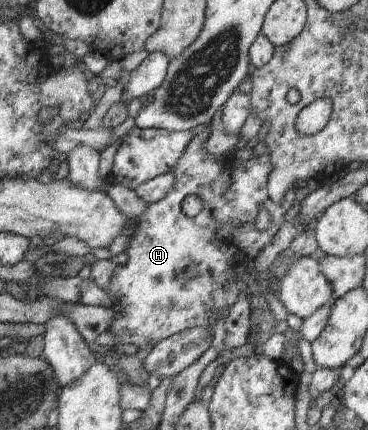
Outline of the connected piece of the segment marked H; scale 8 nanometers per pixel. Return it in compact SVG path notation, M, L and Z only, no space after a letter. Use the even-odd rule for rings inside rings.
M210 124L209 125L202 125L202 128L198 130L198 134L194 134L194 138L190 138L190 144L186 146L186 150L184 150L184 154L180 158L178 158L178 162L176 162L176 166L170 170L170 173L172 173L172 176L174 176L174 184L170 186L170 192L167 192L166 196L162 198L162 200L158 200L158 202L154 202L152 204L148 204L148 208L143 211L143 213L136 217L134 220L137 223L136 230L133 231L132 236L130 236L128 247L125 251L119 253L114 260L117 263L117 266L114 269L113 276L111 278L111 281L105 289L103 289L108 295L115 298L114 305L112 306L112 310L116 312L114 314L114 320L112 320L112 326L106 330L106 332L111 333L117 340L118 344L133 344L136 345L137 348L146 348L148 344L151 344L154 346L155 344L158 344L161 340L164 340L165 338L170 338L170 336L174 336L175 334L180 334L180 332L184 332L184 330L190 330L190 328L208 328L211 327L209 324L209 317L211 315L215 315L216 320L221 319L223 316L228 316L230 314L230 308L238 302L238 298L242 296L242 294L246 294L248 296L248 300L250 300L250 331L249 335L250 338L256 338L258 340L259 346L262 347L264 342L270 338L274 334L274 326L276 326L277 321L274 320L274 316L272 315L272 312L270 312L270 306L268 306L268 302L266 302L266 294L258 294L258 295L252 295L247 293L248 285L241 279L241 274L238 272L238 268L242 267L244 271L246 271L251 277L254 278L255 282L258 282L261 289L271 290L273 289L273 282L277 279L278 285L280 286L280 282L282 282L282 278L286 276L286 270L288 270L288 266L294 262L294 257L285 257L285 256L278 256L276 260L274 260L273 264L270 265L264 272L258 273L256 271L256 262L258 256L260 256L260 250L261 248L268 246L270 242L272 242L273 235L275 232L280 230L280 227L283 225L284 216L286 215L286 212L292 208L292 202L294 202L296 198L296 192L297 188L290 189L285 195L284 200L280 202L280 204L274 204L272 200L270 200L270 195L267 191L267 180L269 178L269 172L270 172L270 165L271 165L271 158L270 154L266 152L265 154L261 154L260 156L253 156L252 158L244 161L235 161L233 158L229 157L228 155L225 155L226 158L223 160L223 163L219 163L218 160L216 160L217 156L214 154L210 154L206 152L206 150L202 147L202 144L210 138L211 130L210 130ZM186 196L198 196L200 200L202 200L202 210L200 210L200 213L194 217L186 216L184 212L182 212L182 201ZM266 208L268 210L268 214L270 214L270 220L272 220L272 223L270 224L270 228L267 230L257 230L256 229L256 216L258 216L258 210Z

